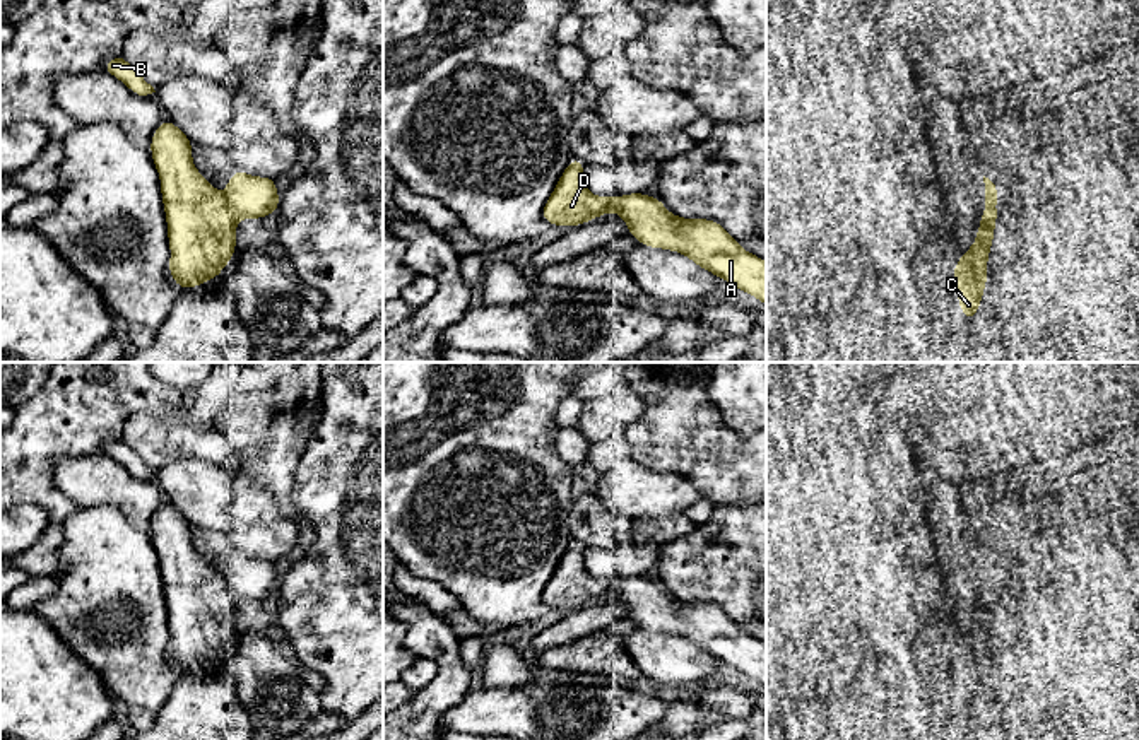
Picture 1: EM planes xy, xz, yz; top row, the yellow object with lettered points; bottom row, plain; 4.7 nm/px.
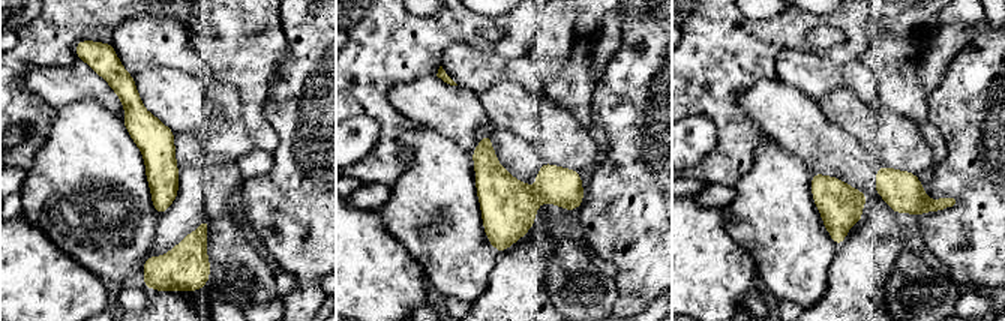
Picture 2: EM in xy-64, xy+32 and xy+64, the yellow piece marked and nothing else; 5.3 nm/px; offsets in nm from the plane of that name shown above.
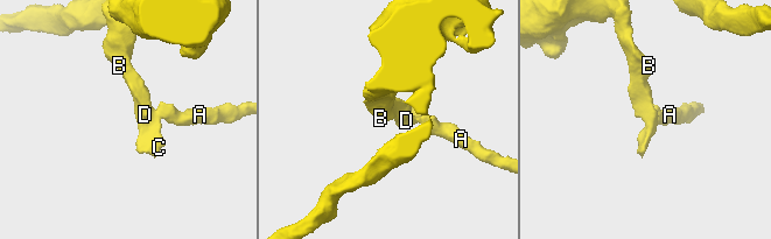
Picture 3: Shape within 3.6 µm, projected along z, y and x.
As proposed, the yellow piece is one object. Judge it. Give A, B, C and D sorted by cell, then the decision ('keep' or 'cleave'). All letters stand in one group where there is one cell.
groups A / B C D; cleave

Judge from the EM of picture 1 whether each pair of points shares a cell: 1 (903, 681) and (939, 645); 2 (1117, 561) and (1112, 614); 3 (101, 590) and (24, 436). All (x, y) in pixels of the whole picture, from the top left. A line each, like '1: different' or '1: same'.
1: different
2: same
3: different

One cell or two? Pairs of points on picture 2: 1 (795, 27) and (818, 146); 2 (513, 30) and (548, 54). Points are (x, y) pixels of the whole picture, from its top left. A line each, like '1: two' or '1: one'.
1: two
2: two

